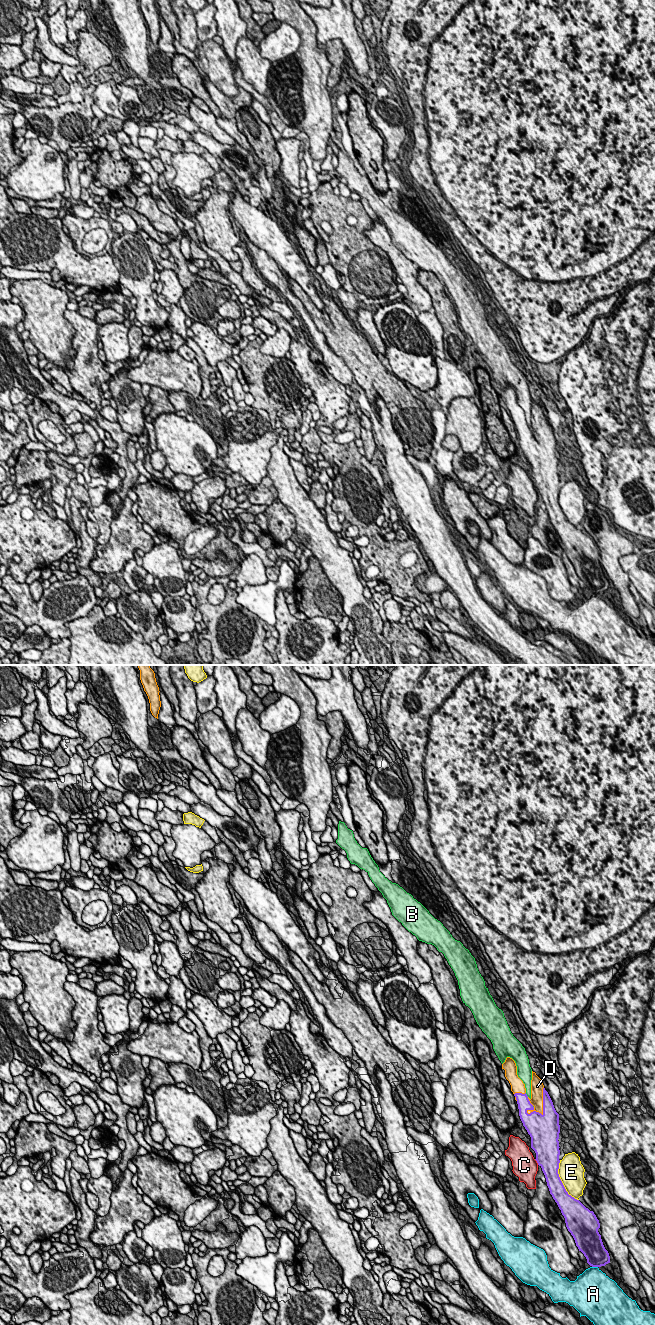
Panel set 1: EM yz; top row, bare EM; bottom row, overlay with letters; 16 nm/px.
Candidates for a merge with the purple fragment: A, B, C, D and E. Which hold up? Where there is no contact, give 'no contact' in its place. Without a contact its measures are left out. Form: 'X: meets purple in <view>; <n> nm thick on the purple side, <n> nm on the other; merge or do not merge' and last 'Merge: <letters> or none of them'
A: meets purple in yz; 340 nm thick on the purple side, 440 nm on the other; do not merge
B: meets purple in yz; 200 nm thick on the purple side, 130 nm on the other; do not merge
C: meets purple in yz; 380 nm thick on the purple side, 380 nm on the other; do not merge
D: meets purple in yz; 320 nm thick on the purple side, 200 nm on the other; merge
E: meets purple in yz; 240 nm thick on the purple side, 420 nm on the other; do not merge
Merge: D

